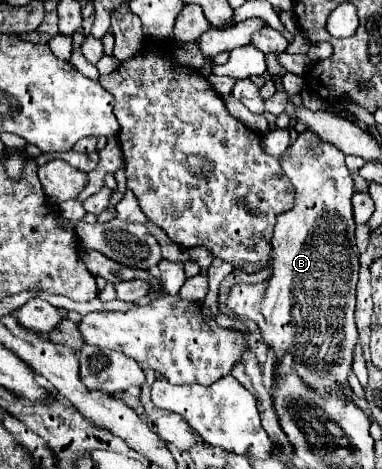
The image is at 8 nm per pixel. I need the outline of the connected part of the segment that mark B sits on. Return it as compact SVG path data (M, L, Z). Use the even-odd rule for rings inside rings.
M303 132L298 134L298 140L288 148L288 152L284 154L284 160L282 160L282 168L286 172L286 176L290 178L290 182L294 184L296 188L296 200L294 200L294 208L288 210L288 212L282 212L278 218L276 218L276 226L274 226L274 236L272 236L272 274L268 280L264 280L262 284L246 284L246 282L240 282L240 284L234 284L228 292L228 298L226 298L226 308L230 310L230 314L238 320L252 320L258 324L260 328L260 336L262 336L262 342L274 350L274 364L278 364L278 360L282 360L282 356L286 352L294 354L294 370L298 372L298 376L302 380L306 380L306 384L310 384L310 388L318 388L318 392L334 392L334 396L342 396L346 402L352 402L346 394L344 394L344 384L348 382L348 376L352 372L352 360L354 360L354 346L358 342L358 330L356 330L356 322L354 322L354 306L356 306L356 282L358 282L358 268L360 268L360 262L358 262L358 248L356 248L356 238L354 238L354 230L356 230L356 224L354 224L354 218L352 218L352 186L354 186L354 180L350 178L350 172L348 168L344 166L344 153L336 148L334 145L321 142L317 137L308 138L308 134Z

